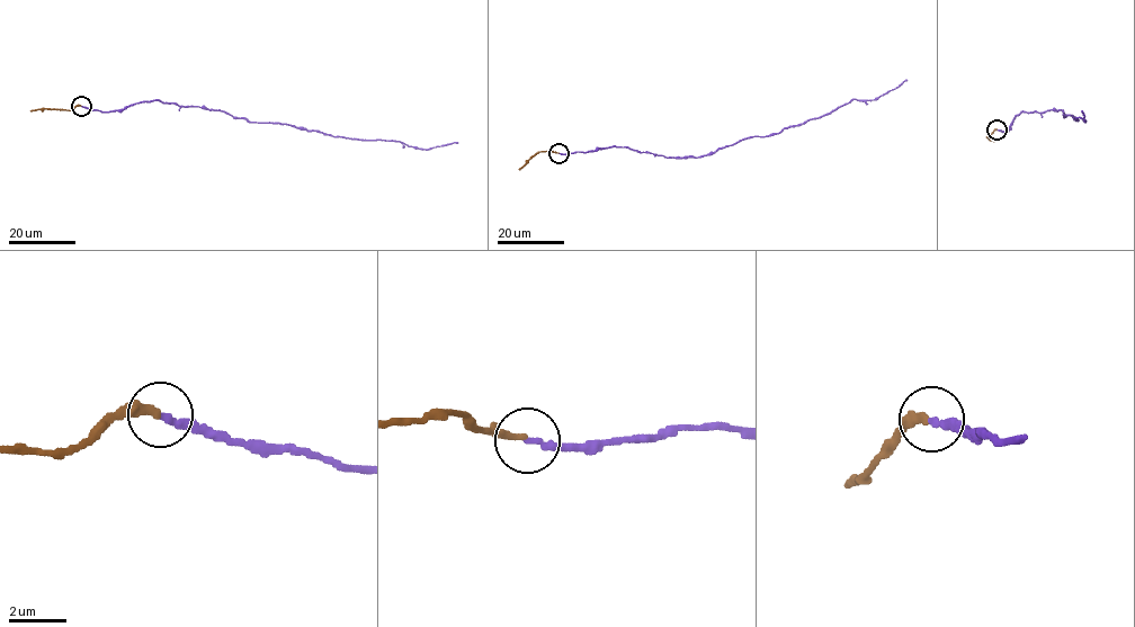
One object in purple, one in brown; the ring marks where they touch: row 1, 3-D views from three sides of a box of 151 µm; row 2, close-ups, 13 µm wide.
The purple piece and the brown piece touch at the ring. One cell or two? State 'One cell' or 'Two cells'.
One cell

